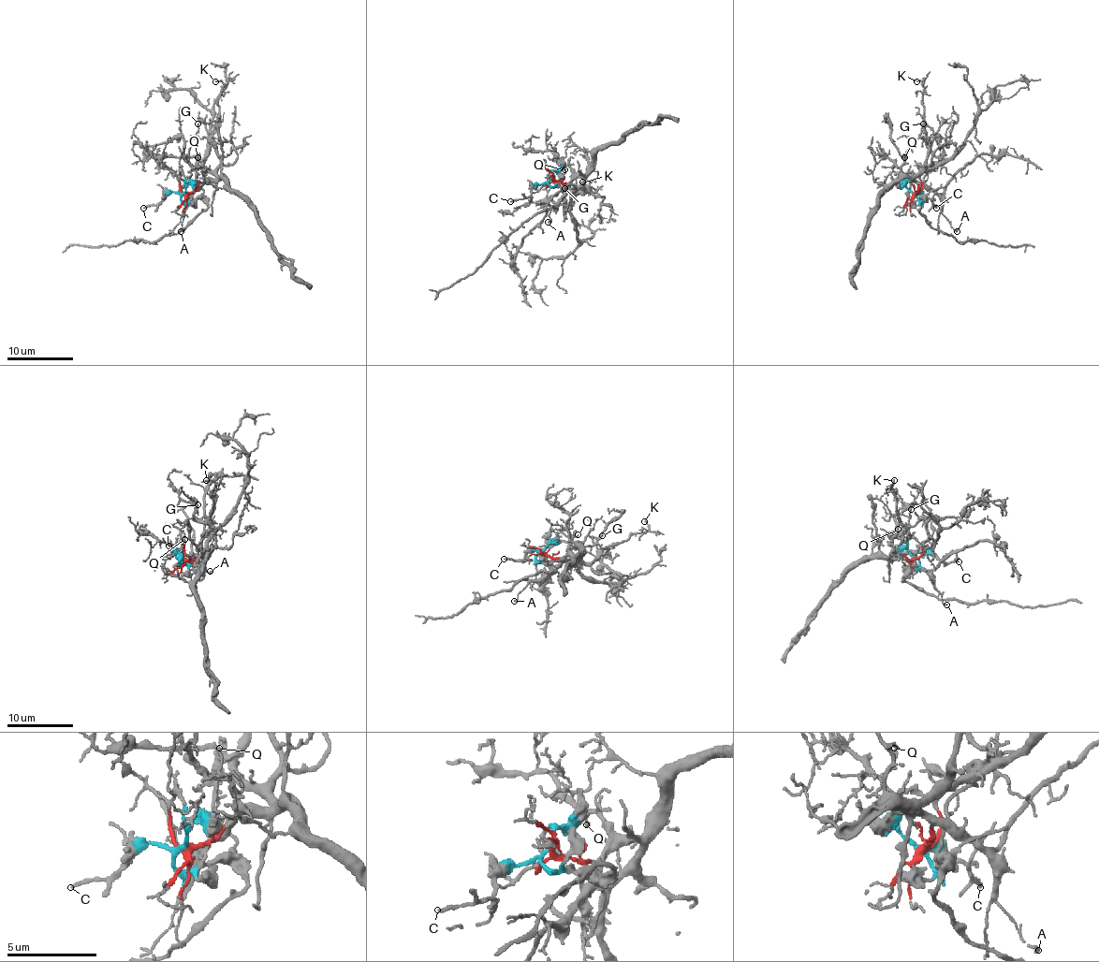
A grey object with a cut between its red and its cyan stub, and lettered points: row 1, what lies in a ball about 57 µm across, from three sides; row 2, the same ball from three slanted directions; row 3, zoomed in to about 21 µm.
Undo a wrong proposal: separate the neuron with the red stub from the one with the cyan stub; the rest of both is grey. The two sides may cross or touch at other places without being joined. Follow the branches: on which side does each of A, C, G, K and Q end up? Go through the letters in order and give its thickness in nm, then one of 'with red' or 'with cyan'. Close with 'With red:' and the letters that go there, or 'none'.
A: calibre 160 nm; with red
C: calibre 200 nm; with cyan
G: calibre 120 nm; with red
K: calibre 140 nm; with red
Q: calibre 110 nm; with red
With red: A, G, K, Q

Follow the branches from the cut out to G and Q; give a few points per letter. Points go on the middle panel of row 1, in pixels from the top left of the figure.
G: (550, 178), (569, 183), (582, 177), (587, 190), (583, 193), (572, 193), (563, 185), (564, 188)
Q: (550, 178), (564, 183), (572, 177), (572, 170), (567, 165), (564, 170)

